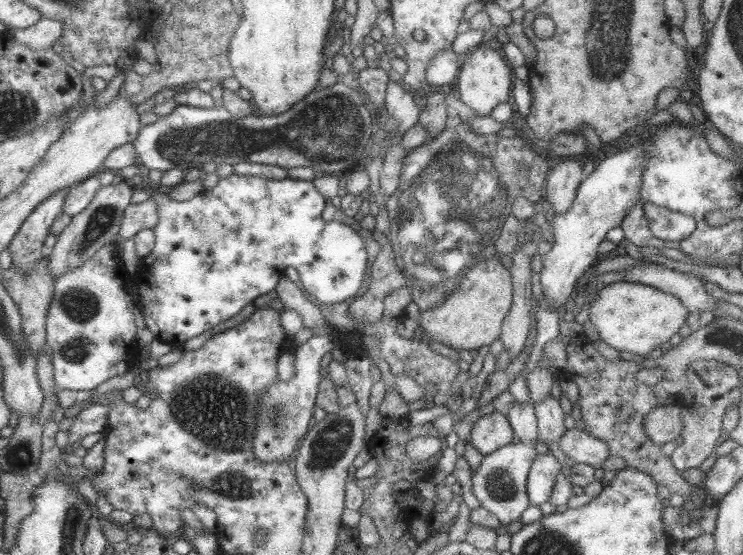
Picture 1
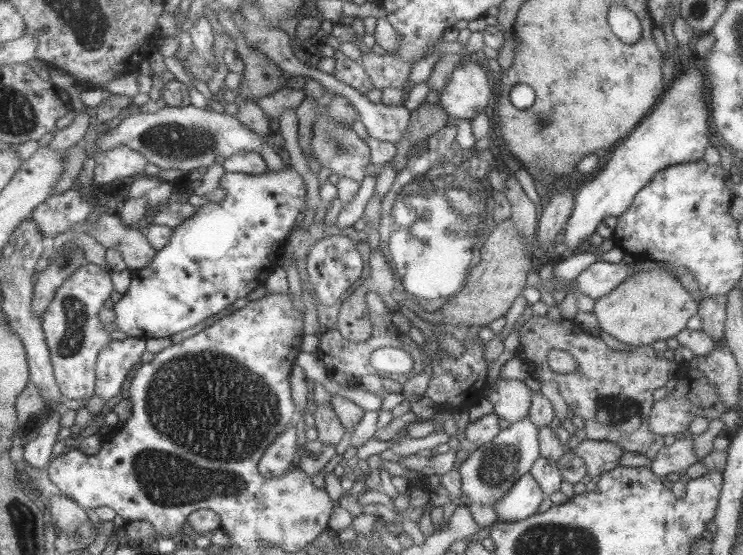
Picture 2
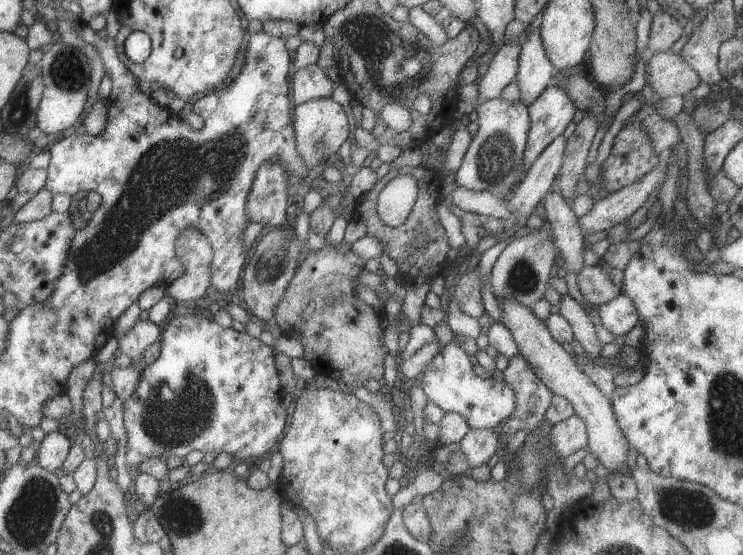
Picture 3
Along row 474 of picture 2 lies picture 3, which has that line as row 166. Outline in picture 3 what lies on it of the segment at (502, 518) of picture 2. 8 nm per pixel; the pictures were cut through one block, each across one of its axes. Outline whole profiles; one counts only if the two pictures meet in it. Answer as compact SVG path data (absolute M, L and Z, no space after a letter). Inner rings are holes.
M559 86L549 87L527 106L530 128L525 146L523 172L533 164L533 160L549 147L549 144L562 134L571 122L575 106L567 92Z

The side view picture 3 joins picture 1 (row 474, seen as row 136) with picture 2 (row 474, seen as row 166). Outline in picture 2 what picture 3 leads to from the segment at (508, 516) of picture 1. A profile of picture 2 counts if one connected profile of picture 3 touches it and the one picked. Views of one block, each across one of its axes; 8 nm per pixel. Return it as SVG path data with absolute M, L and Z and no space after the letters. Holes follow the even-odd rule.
M527 417L520 418L501 429L488 443L469 452L459 466L460 492L471 502L492 506L521 475L529 473L539 457L538 426Z

